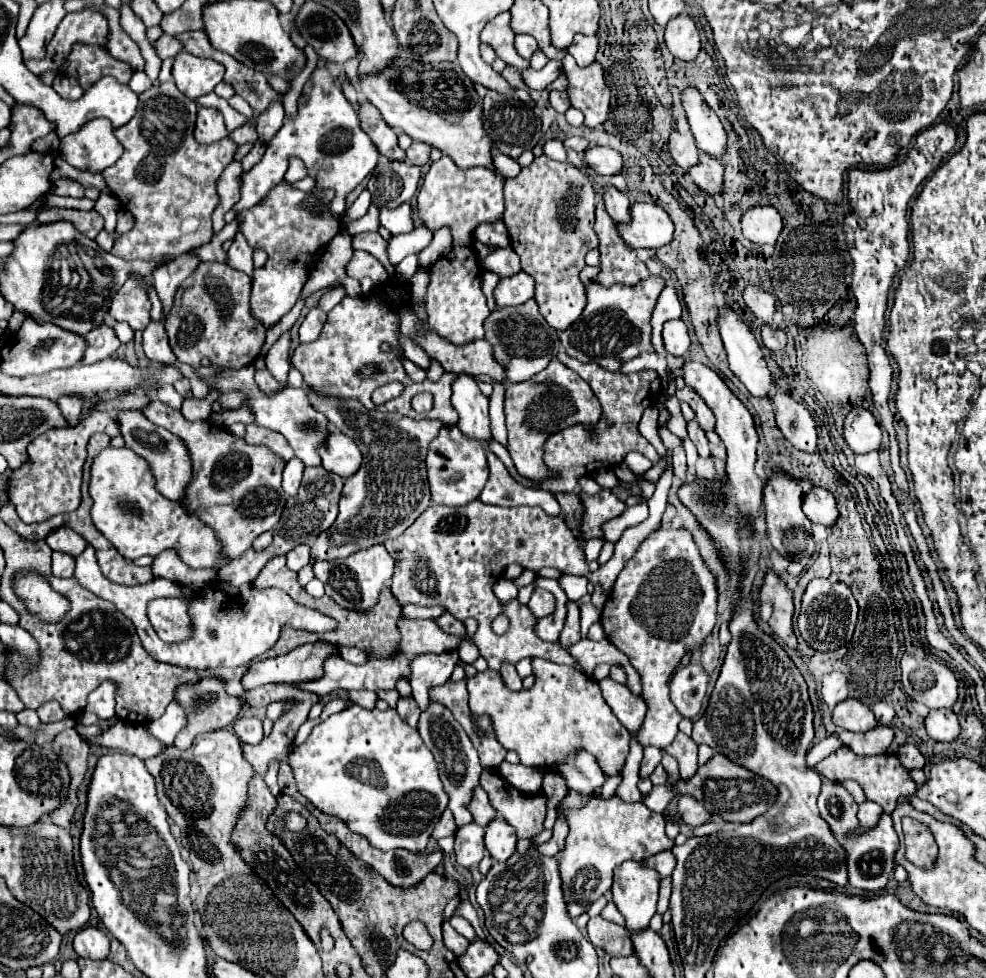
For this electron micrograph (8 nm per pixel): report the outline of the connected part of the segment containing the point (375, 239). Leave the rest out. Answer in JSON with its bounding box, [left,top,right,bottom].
[352,232,394,276]

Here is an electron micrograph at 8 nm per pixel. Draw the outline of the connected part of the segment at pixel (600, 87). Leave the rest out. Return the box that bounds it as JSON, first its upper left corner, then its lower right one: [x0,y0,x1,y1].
[562,54,610,128]

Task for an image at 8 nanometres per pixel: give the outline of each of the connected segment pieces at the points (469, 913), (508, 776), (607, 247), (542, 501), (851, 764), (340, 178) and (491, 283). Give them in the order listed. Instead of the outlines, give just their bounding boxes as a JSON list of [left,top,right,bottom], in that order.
[[454,900,488,941],[500,762,544,794],[596,200,650,286],[480,454,562,516],[816,746,959,825],[234,64,380,218],[482,272,500,312]]

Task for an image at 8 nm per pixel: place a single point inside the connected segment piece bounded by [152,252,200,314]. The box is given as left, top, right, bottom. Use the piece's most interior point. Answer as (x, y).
(167, 278)

